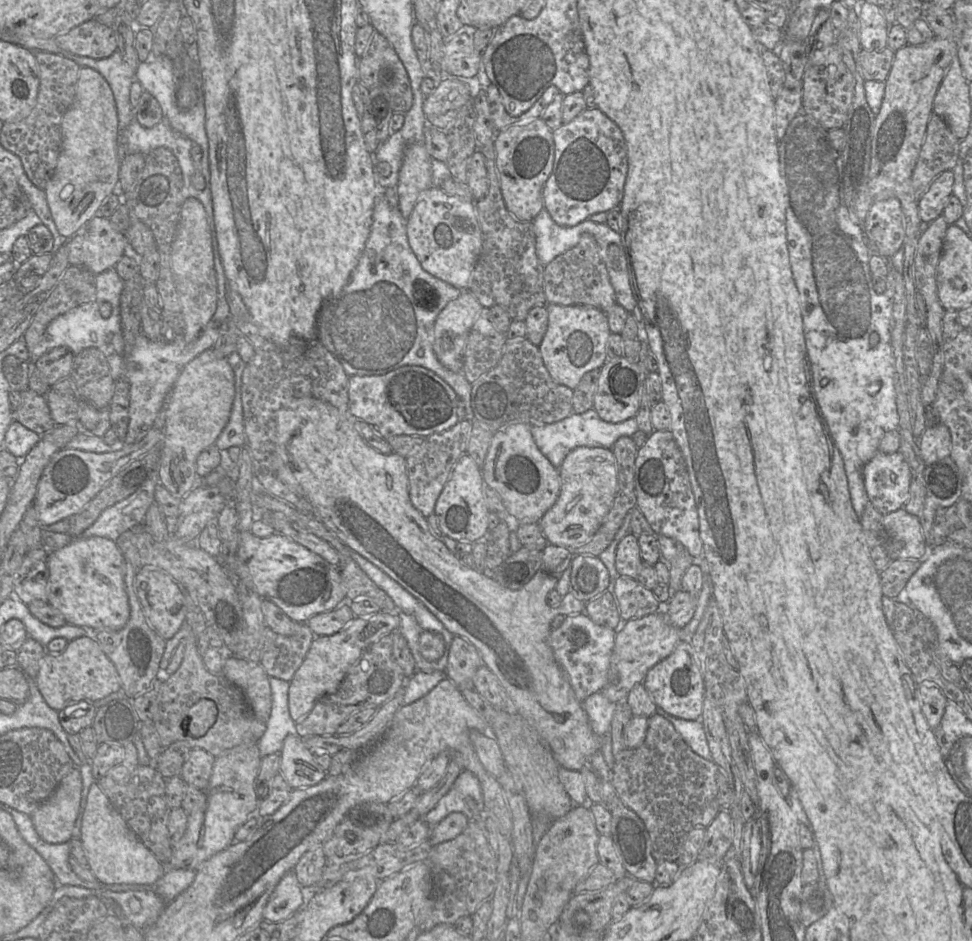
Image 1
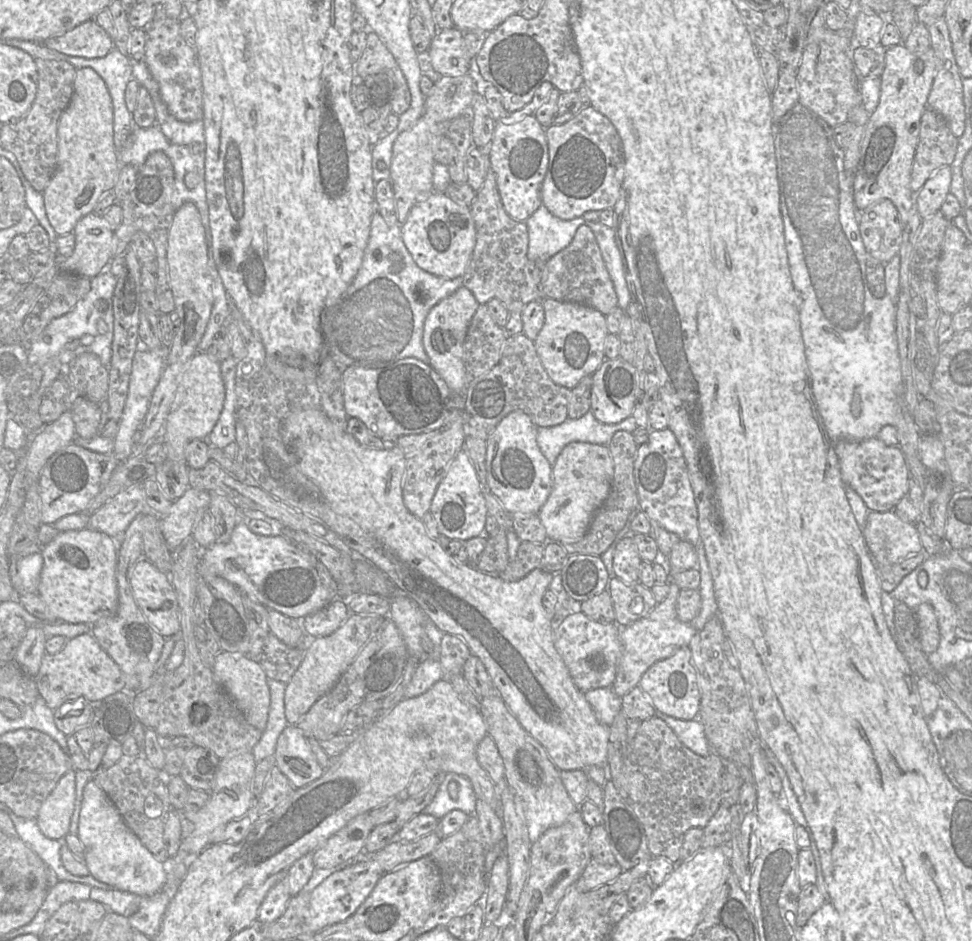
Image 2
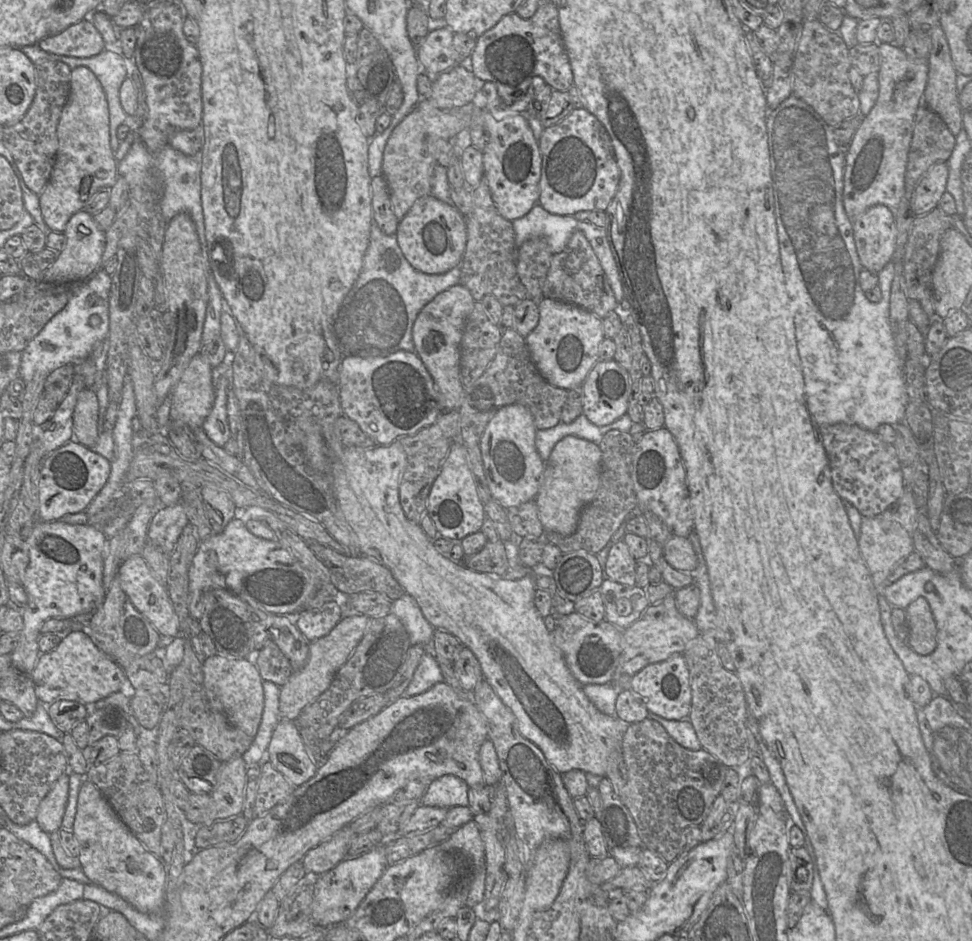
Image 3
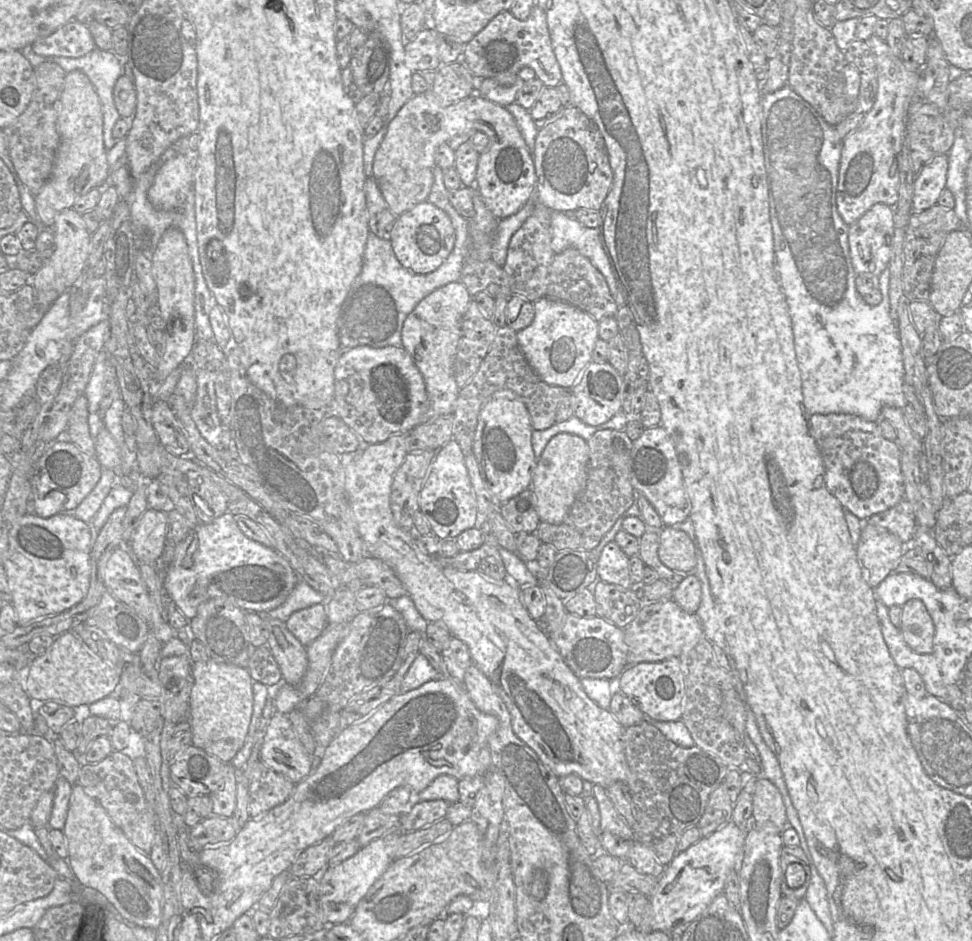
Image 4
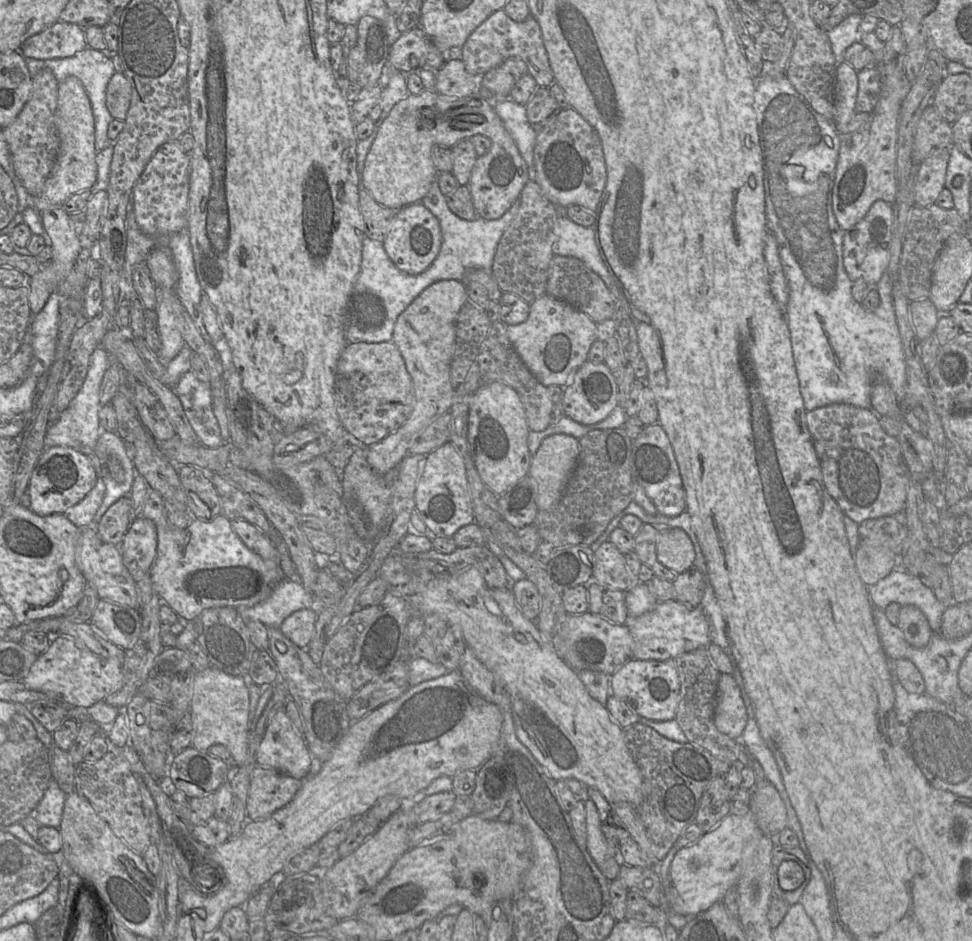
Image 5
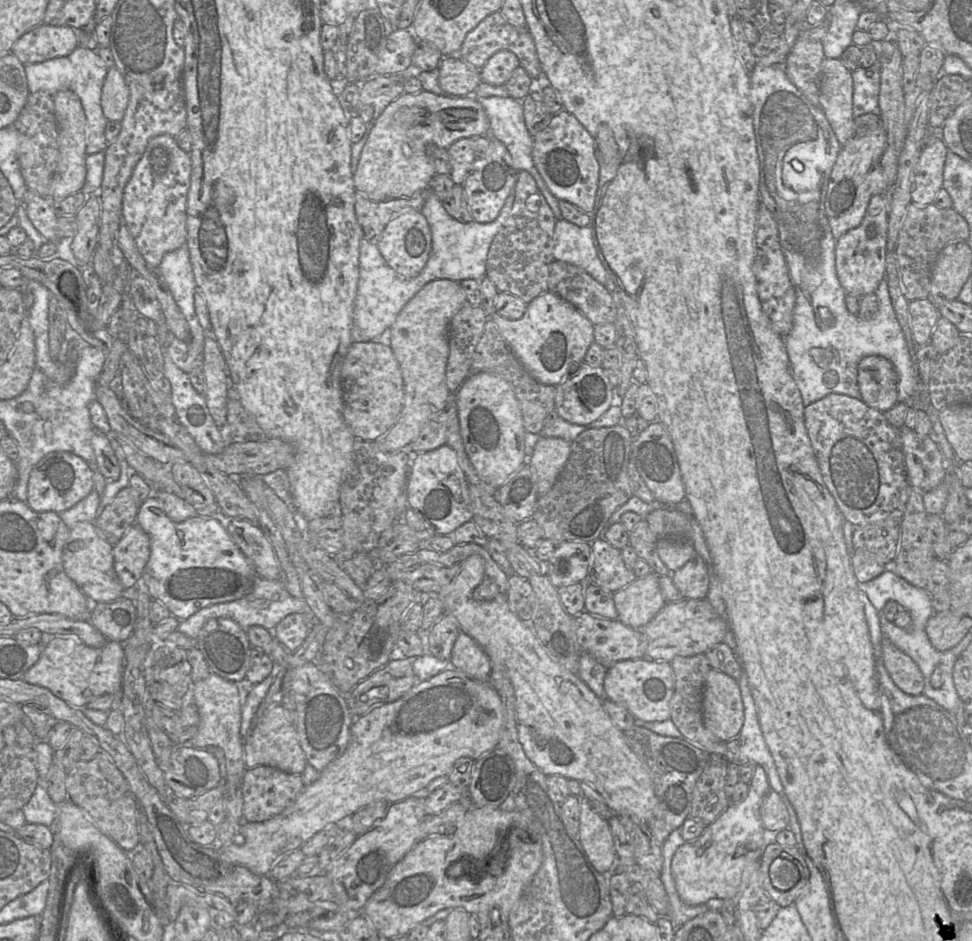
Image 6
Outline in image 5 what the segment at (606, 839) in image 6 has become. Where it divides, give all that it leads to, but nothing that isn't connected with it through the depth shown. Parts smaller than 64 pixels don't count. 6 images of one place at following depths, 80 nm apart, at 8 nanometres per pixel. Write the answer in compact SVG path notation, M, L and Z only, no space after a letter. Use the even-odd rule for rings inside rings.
M589 798L584 802L586 811L586 847L597 866L615 857L616 849L607 841L602 832L601 820L594 802Z

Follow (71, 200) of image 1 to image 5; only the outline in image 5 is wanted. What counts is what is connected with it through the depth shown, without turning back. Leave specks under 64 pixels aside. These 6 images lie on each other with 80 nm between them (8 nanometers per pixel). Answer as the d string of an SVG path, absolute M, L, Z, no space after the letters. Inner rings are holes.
M68 76L58 85L56 125L59 150L52 171L40 196L32 197L32 207L42 212L49 207L60 207L72 195L91 189L97 179L95 157L95 122L90 99L82 82Z

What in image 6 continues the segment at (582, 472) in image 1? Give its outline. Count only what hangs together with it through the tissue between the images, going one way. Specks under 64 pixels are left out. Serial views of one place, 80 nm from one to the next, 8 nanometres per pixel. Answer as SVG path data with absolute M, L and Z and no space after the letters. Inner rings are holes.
M540 437L533 453L527 457L538 497L548 492L565 466L570 454L571 442L558 437Z

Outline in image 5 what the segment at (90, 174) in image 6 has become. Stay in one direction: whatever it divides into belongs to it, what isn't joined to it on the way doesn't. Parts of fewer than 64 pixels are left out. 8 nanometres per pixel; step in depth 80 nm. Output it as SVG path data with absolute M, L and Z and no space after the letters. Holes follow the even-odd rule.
M87 46L71 57L46 60L34 58L24 59L31 78L33 78L40 70L49 68L53 72L58 82L63 81L68 76L75 76L82 82L92 106L95 122L95 148L97 150L97 155L95 157L97 164L97 179L94 186L89 190L93 194L106 190L109 183L110 165L113 156L112 141L108 138L107 131L109 123L114 118L111 116L106 106L106 88L110 78L116 72L111 58L106 52L95 50Z

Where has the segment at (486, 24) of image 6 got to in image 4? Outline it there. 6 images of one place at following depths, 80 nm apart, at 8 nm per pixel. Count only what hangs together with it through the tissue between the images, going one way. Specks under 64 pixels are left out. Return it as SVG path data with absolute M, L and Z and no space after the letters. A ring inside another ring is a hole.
M534 6L527 19L518 20L509 11L497 14L490 22L478 32L465 46L460 59L472 75L477 79L493 78L501 86L511 86L515 83L519 71L524 67L531 68L546 87L556 88L563 82L559 63L556 59L545 12Z

